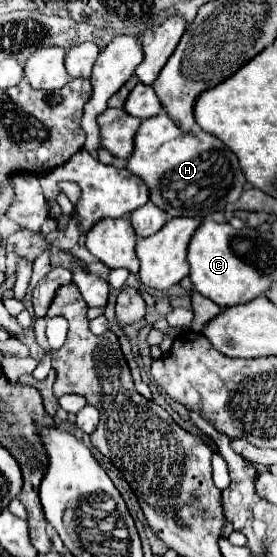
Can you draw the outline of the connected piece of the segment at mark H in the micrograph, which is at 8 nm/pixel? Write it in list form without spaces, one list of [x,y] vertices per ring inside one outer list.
[[[164,112],[142,120],[134,136],[134,150],[126,160],[126,170],[146,182],[150,202],[170,216],[204,218],[212,212],[224,210],[226,204],[236,202],[246,186],[238,158],[230,148],[204,130],[182,132]]]

